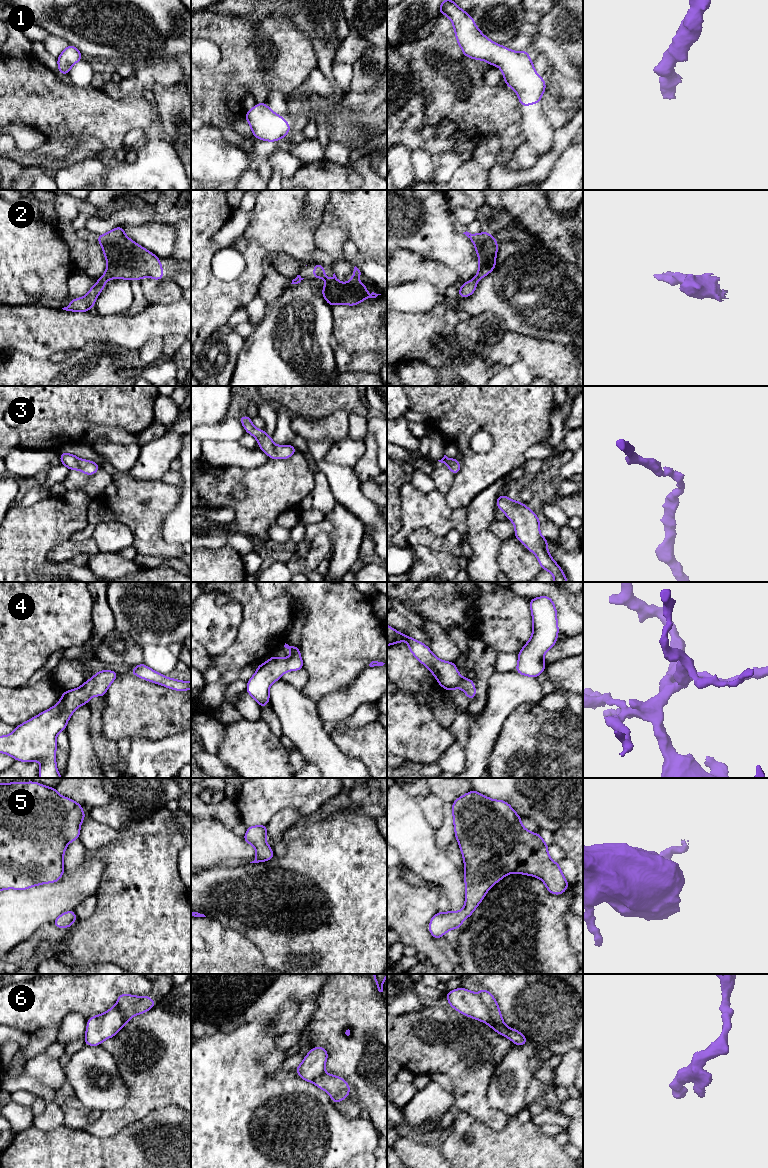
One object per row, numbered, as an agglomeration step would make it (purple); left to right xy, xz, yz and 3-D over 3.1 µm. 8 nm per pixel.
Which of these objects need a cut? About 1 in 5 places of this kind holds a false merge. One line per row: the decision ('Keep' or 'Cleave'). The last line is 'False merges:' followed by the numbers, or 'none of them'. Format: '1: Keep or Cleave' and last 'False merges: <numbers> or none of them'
1: Keep
2: Keep
3: Keep
4: Keep
5: Keep
6: Cleave
False merges: 6

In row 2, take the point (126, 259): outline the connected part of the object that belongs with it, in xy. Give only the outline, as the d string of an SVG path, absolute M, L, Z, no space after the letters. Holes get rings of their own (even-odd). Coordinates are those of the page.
M118 226L106 234L98 235L97 240L102 246L103 253L107 261L106 271L90 288L86 296L72 299L67 307L62 308L63 310L71 312L90 311L90 309L95 305L96 299L100 292L105 288L106 281L108 279L136 279L140 281L144 277L150 277L155 280L163 280L163 266L159 262L161 258L138 245L132 239L128 238L125 235L122 226Z

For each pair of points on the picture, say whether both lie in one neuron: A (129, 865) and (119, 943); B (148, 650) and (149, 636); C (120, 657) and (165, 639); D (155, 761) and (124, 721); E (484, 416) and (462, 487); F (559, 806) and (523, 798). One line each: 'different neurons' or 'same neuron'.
A: same neuron
B: different neurons
C: different neurons
D: different neurons
E: same neuron
F: same neuron

